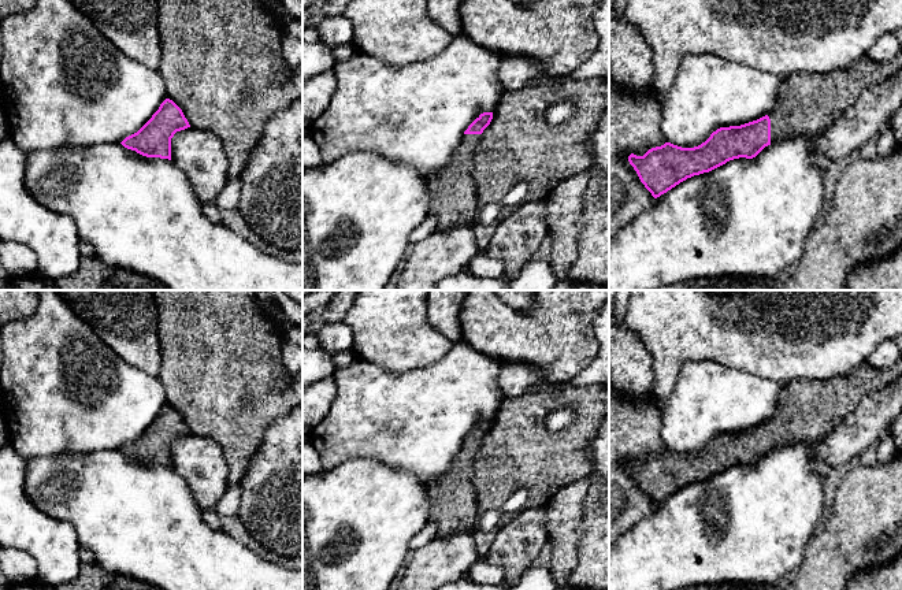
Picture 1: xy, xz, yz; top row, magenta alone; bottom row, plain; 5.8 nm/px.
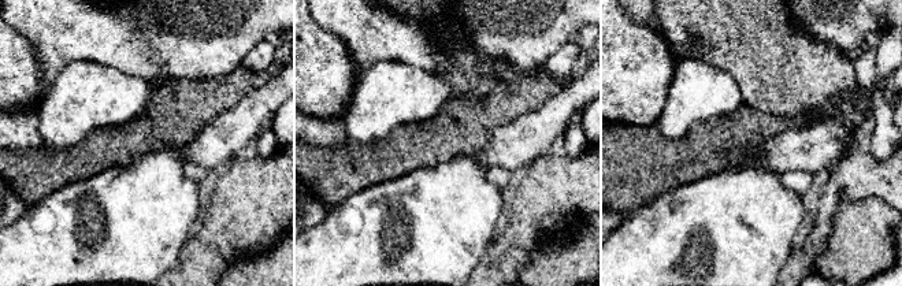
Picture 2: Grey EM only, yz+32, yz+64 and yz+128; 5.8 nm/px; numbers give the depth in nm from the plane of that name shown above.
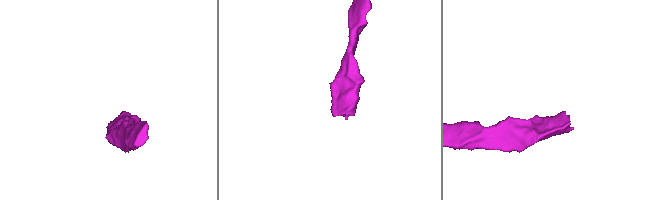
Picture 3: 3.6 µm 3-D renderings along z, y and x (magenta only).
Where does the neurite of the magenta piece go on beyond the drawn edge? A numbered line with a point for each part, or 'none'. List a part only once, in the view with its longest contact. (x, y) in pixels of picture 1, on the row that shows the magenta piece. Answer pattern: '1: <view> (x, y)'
1: yz (809, 101)

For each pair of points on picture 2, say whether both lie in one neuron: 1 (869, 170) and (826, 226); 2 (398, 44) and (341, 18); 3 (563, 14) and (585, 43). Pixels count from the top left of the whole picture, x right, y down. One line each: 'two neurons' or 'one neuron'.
1: one neuron
2: one neuron
3: two neurons

